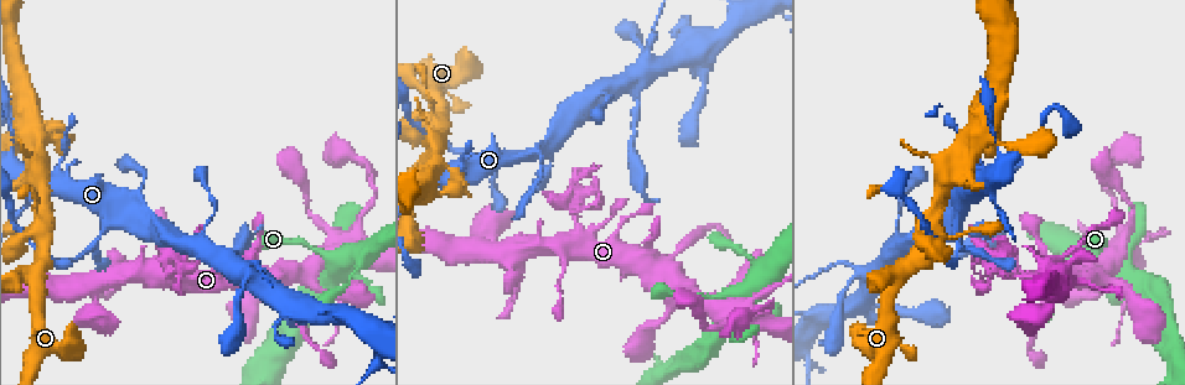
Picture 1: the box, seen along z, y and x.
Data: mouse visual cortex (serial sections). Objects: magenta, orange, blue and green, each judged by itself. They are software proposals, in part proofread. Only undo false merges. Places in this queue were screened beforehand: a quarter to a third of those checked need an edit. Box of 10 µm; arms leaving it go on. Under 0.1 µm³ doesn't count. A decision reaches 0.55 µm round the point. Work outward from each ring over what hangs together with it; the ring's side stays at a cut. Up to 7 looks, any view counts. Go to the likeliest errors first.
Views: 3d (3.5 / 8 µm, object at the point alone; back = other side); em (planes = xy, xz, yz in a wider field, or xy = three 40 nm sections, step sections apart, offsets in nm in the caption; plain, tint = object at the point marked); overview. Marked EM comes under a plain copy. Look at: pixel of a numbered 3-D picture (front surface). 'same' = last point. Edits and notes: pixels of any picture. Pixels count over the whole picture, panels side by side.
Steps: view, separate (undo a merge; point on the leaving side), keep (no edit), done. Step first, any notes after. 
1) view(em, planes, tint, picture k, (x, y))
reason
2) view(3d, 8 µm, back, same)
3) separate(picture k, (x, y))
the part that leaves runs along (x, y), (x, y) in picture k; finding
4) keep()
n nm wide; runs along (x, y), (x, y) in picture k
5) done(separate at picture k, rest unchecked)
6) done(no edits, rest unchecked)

view(3d, 8 µm, back, picture 1, (101, 234))

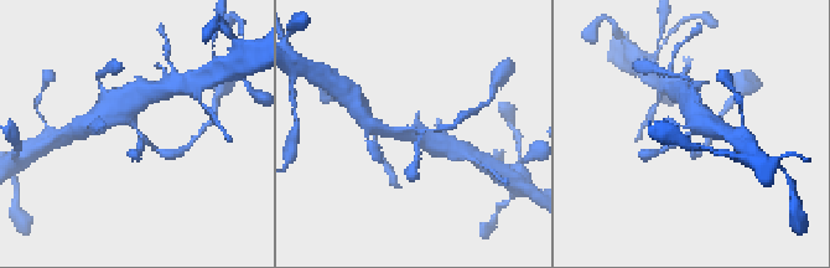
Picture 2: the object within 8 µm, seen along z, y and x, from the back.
view(em, xy, step 5, tint, same)

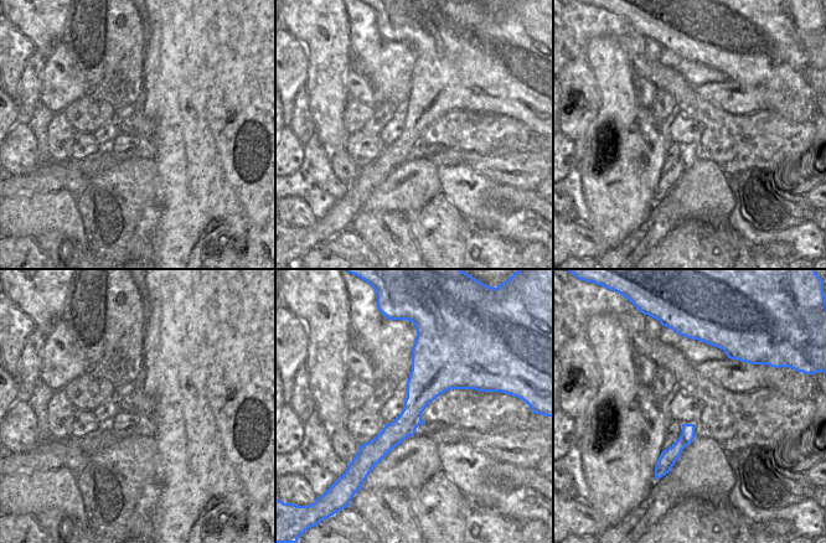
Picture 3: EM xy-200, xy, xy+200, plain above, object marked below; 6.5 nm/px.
keep()
280 nm wide; runs along (424, 326), (424, 384), (365, 472) in picture 3; one cell here

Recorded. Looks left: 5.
view(3d, 3.5 µm, picture 1, (576, 219))
thick turns thin

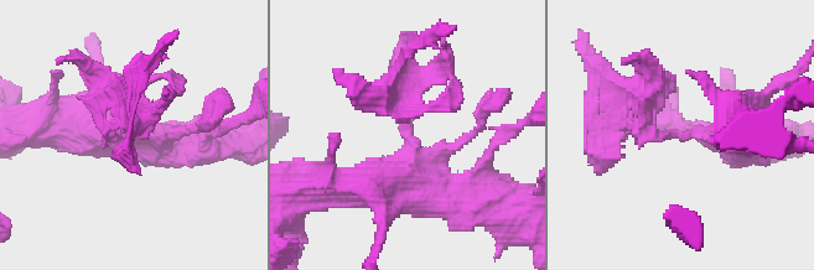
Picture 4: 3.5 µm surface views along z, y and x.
view(em, xy, step 3, tint, picture 4, (406, 132))
arms of 150, 450 nm

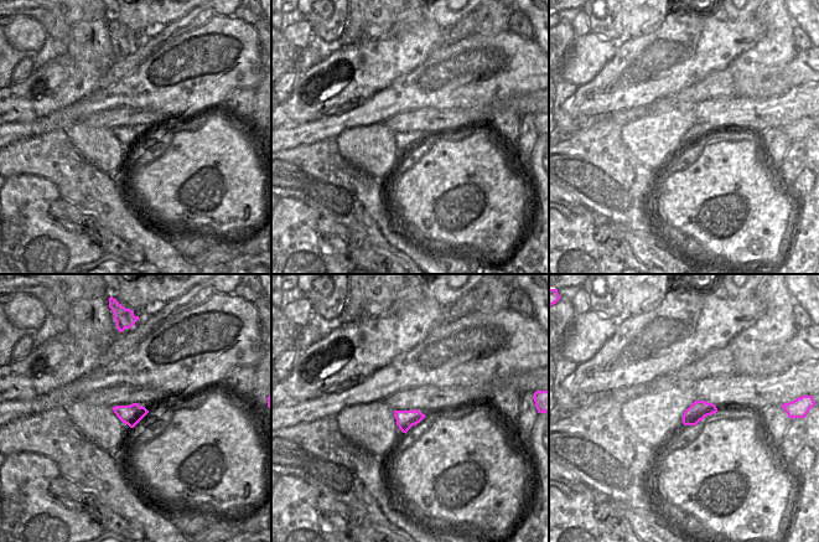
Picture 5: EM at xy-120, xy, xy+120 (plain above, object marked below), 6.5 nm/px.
view(em, planes, tint, same)

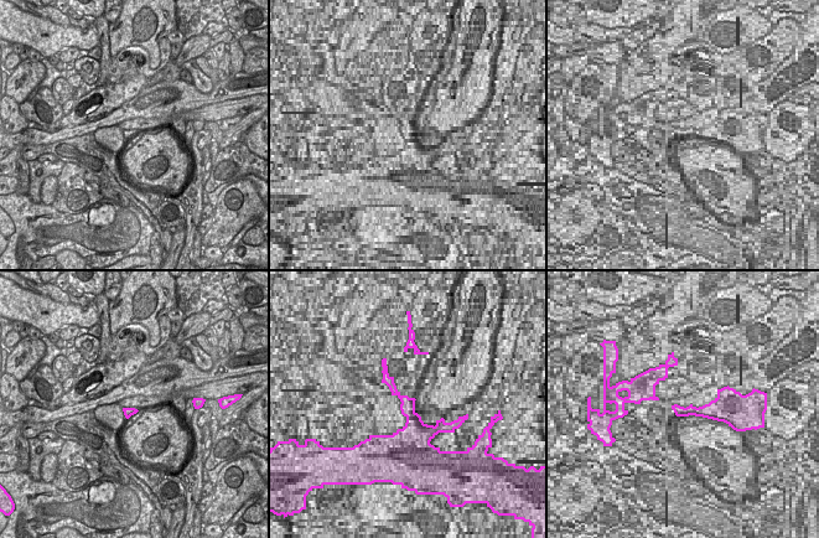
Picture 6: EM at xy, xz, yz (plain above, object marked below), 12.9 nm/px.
separate(picture 4, (654, 136))
a second cell is stuck on

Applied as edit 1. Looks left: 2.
view(3d, 3.5 µm, back, picture 1, (864, 276))
four arms meet

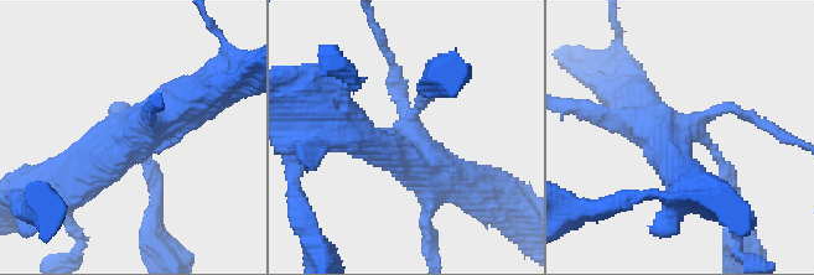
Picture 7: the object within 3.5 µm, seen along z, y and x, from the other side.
view(em, xy, step 5, tint, picture 7, (413, 138))
4 arms; arms of 150, 150, 500, 500 nm; now the EM

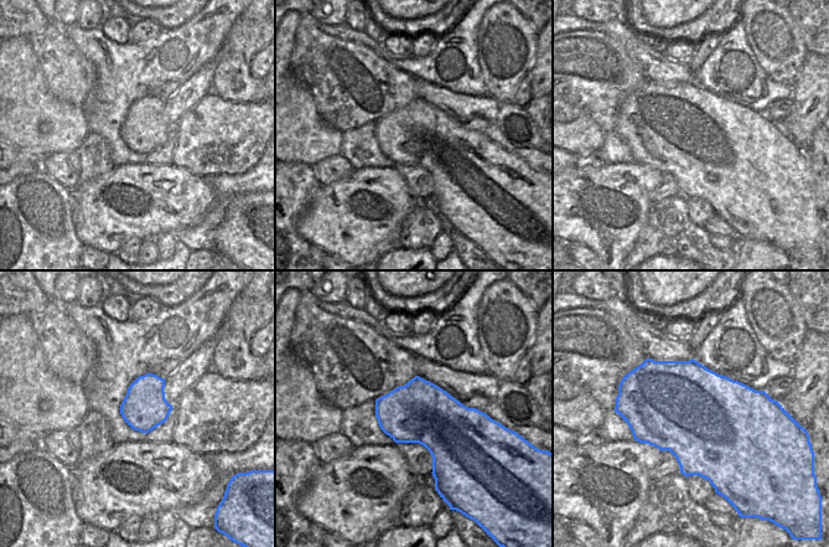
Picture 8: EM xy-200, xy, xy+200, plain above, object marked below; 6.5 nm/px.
keep()
one cell here

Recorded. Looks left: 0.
done(separate at picture 4, rest unchecked)

